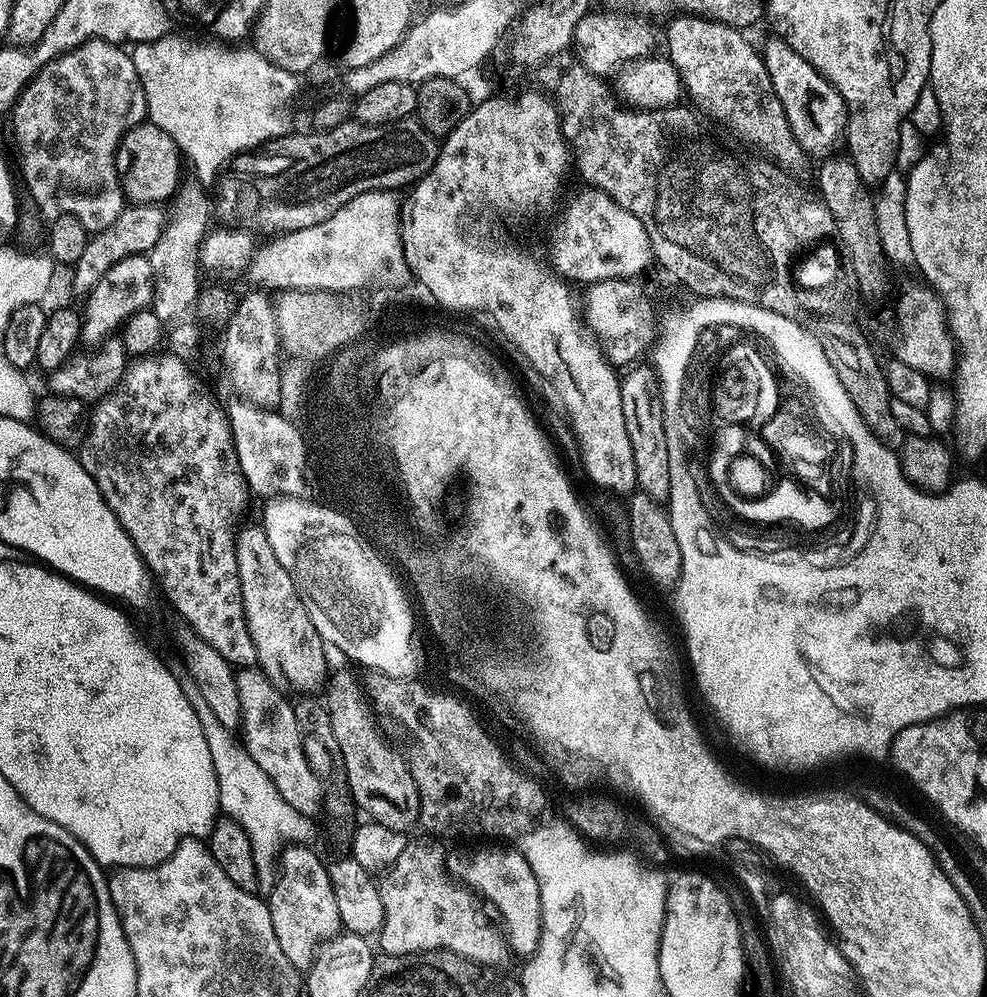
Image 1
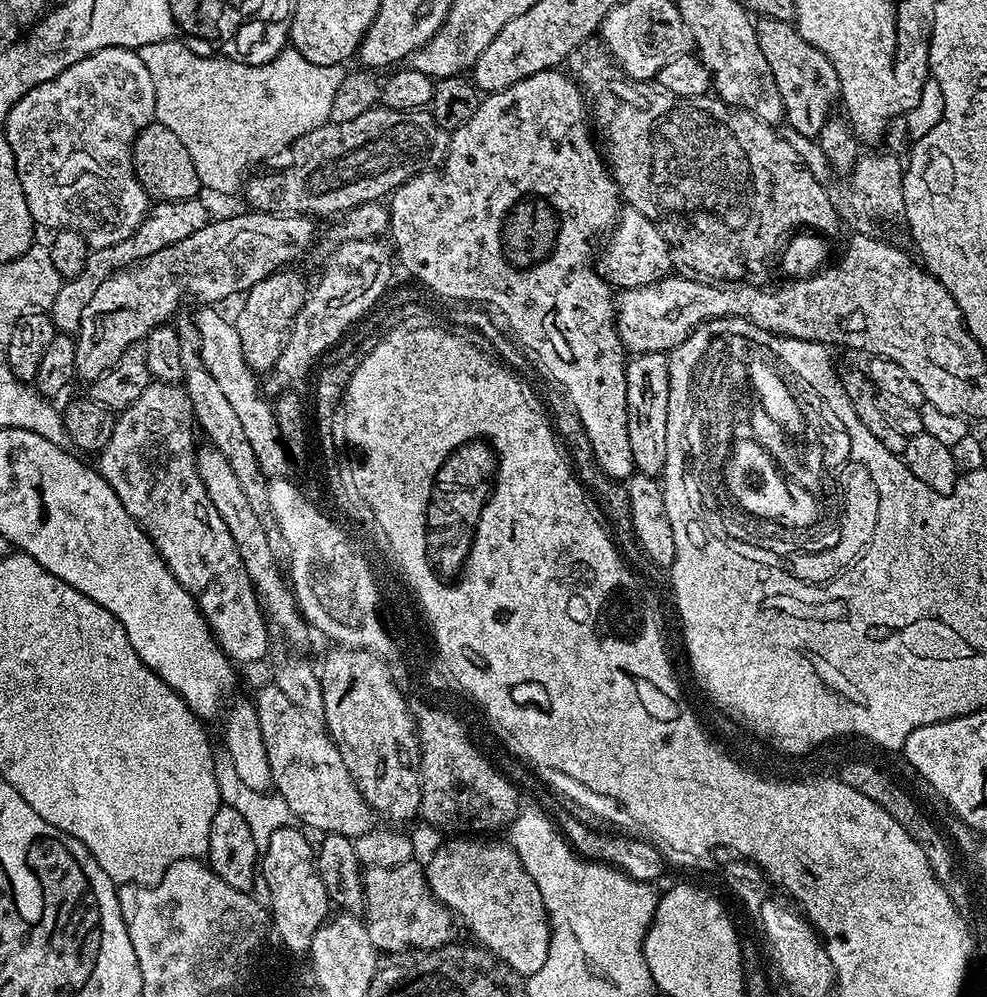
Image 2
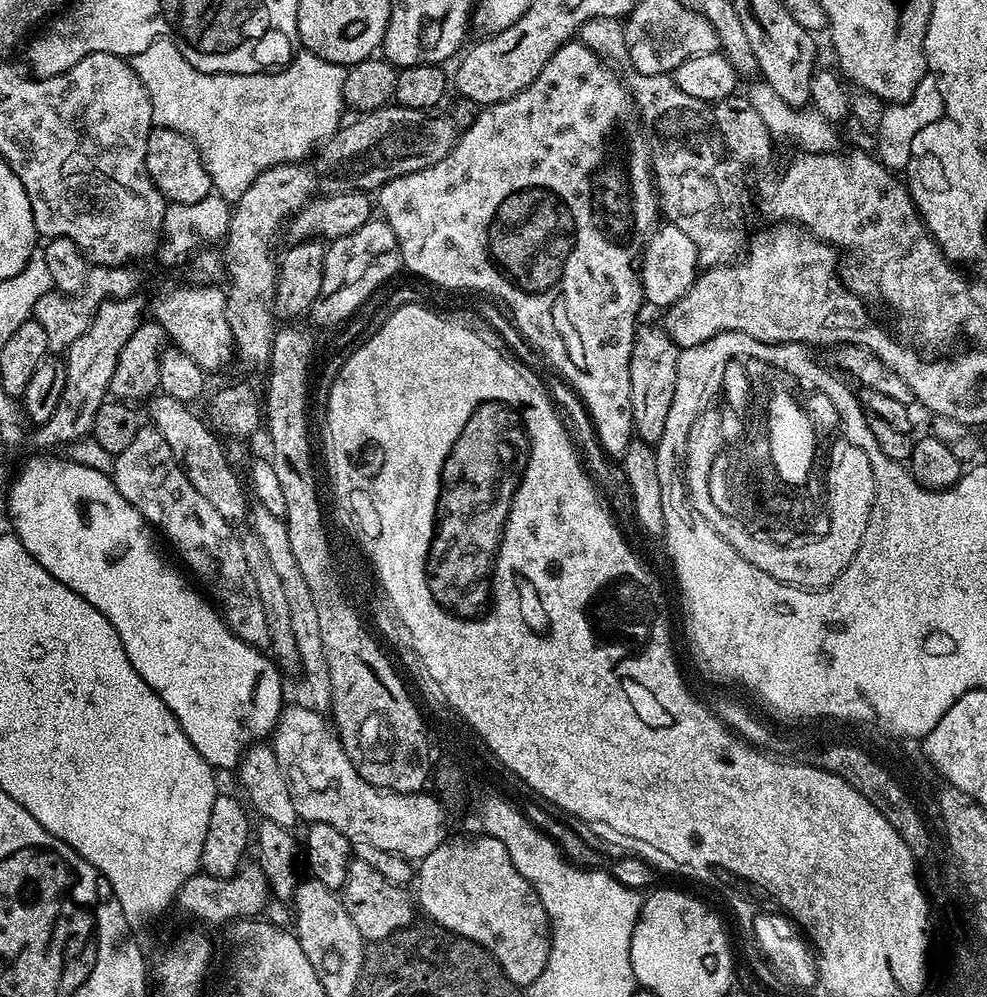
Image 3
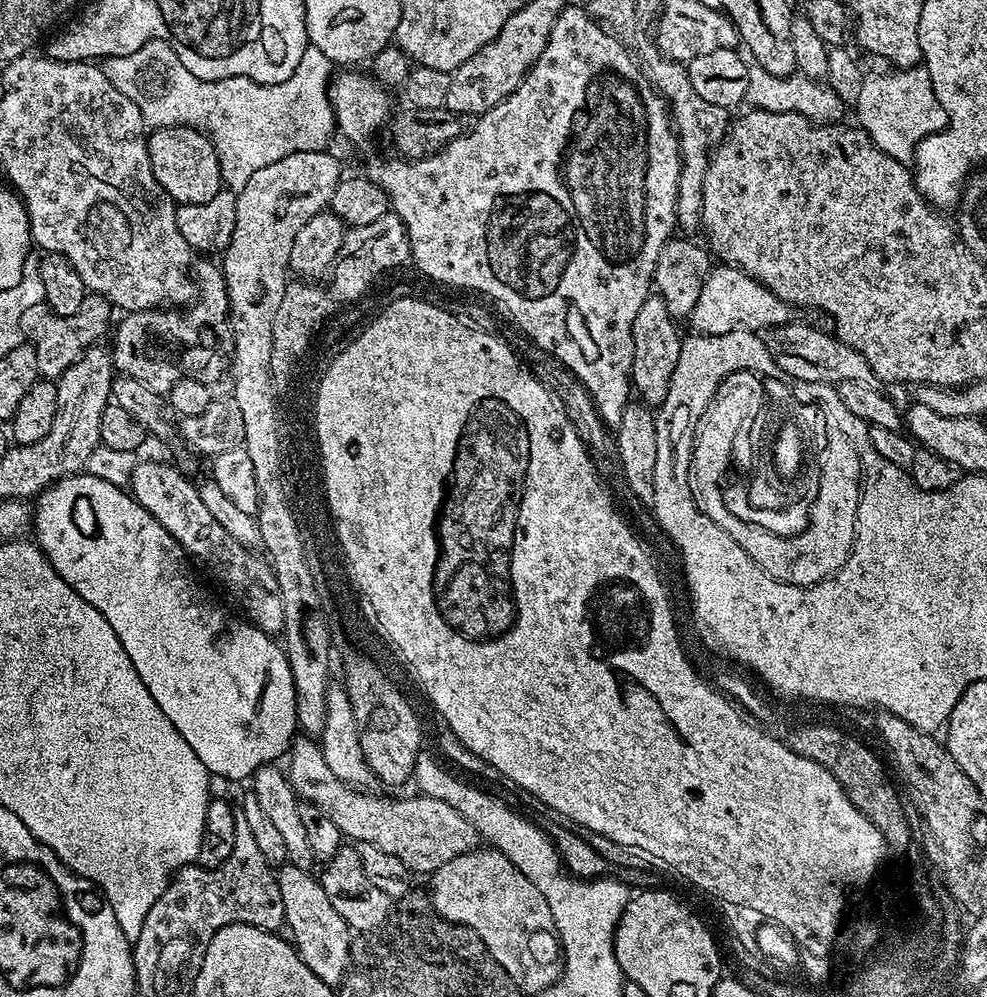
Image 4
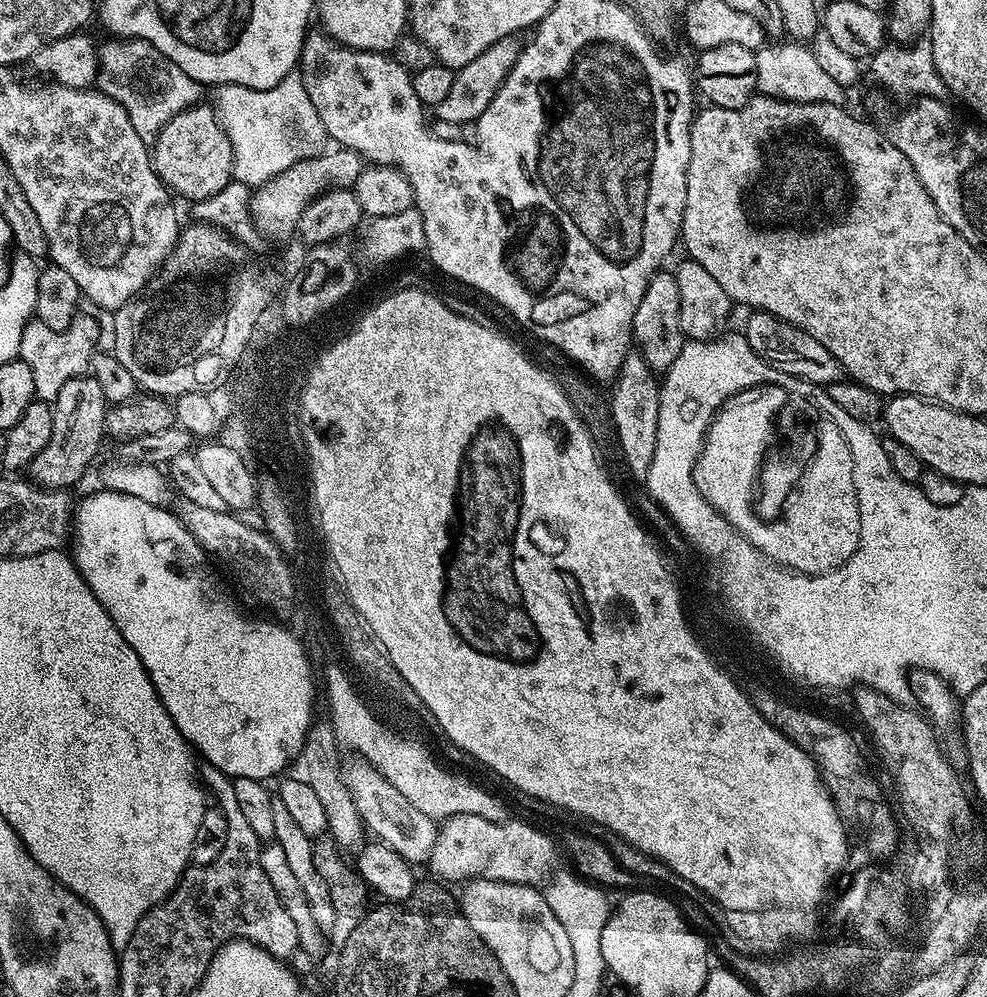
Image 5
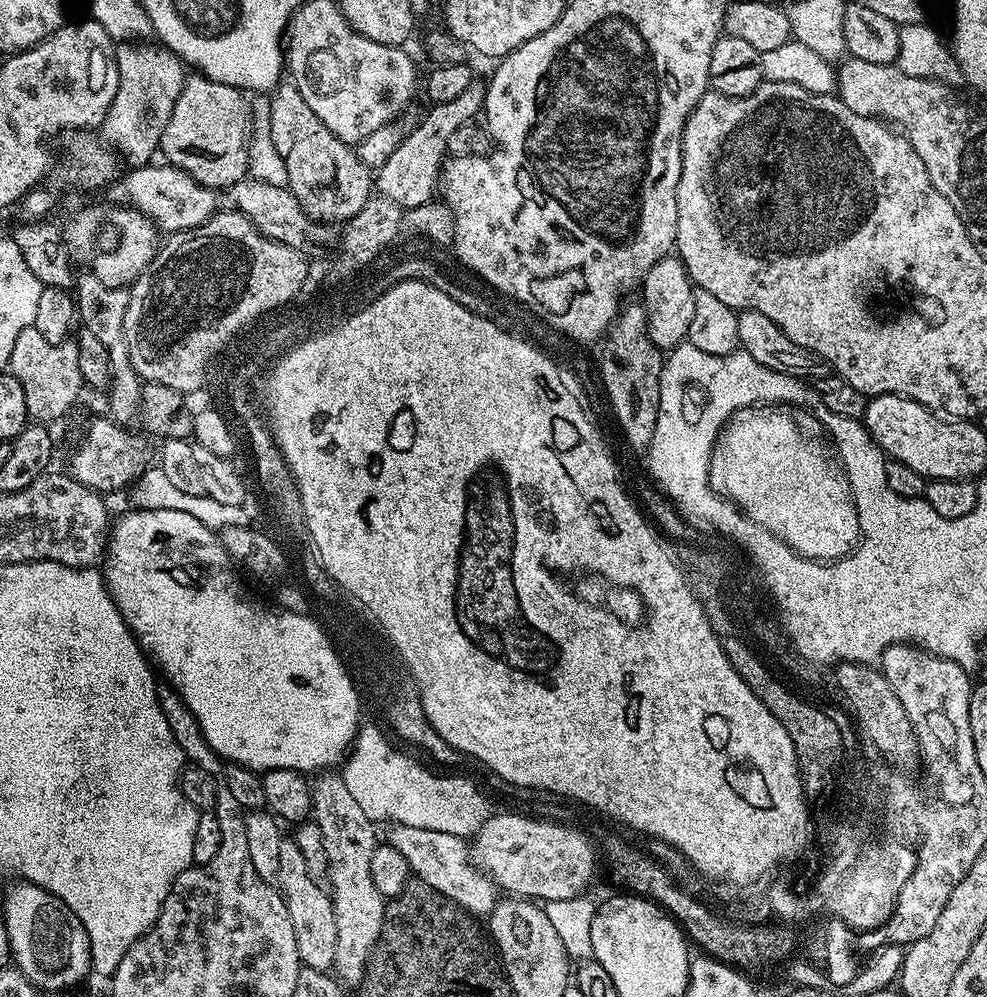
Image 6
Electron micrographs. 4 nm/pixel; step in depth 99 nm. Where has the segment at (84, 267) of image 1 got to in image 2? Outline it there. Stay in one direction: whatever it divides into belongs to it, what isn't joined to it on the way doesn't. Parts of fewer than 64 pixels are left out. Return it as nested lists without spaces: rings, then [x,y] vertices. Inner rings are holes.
[[[200,198],[161,200],[149,207],[138,230],[134,230],[134,234],[130,234],[130,238],[122,238],[122,242],[114,242],[114,246],[91,249],[85,260],[85,268],[76,277],[65,279],[61,283],[58,294],[52,299],[50,315],[57,333],[75,334],[80,331],[80,319],[82,310],[86,310],[86,302],[90,302],[90,298],[94,298],[94,290],[98,290],[98,286],[102,286],[102,282],[109,276],[114,276],[123,269],[139,264],[150,254],[194,234],[194,230],[202,230],[202,226],[206,226],[209,219],[208,208],[200,201]]]

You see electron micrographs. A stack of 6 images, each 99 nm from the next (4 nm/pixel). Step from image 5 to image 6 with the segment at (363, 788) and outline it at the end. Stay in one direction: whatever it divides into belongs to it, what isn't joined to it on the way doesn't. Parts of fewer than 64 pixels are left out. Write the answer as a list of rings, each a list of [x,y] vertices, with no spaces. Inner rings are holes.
[[[393,823],[386,836],[387,843],[393,844],[412,867],[412,875],[426,886],[434,886],[438,894],[446,894],[459,908],[467,910],[473,917],[480,918],[491,913],[498,903],[498,885],[472,863],[470,844],[465,837],[438,833],[435,830],[418,829]]]

